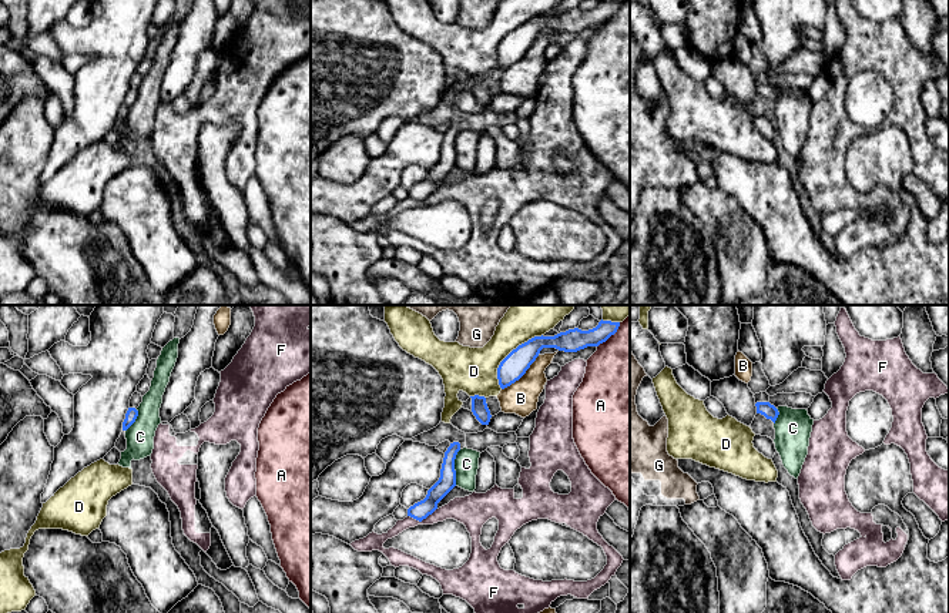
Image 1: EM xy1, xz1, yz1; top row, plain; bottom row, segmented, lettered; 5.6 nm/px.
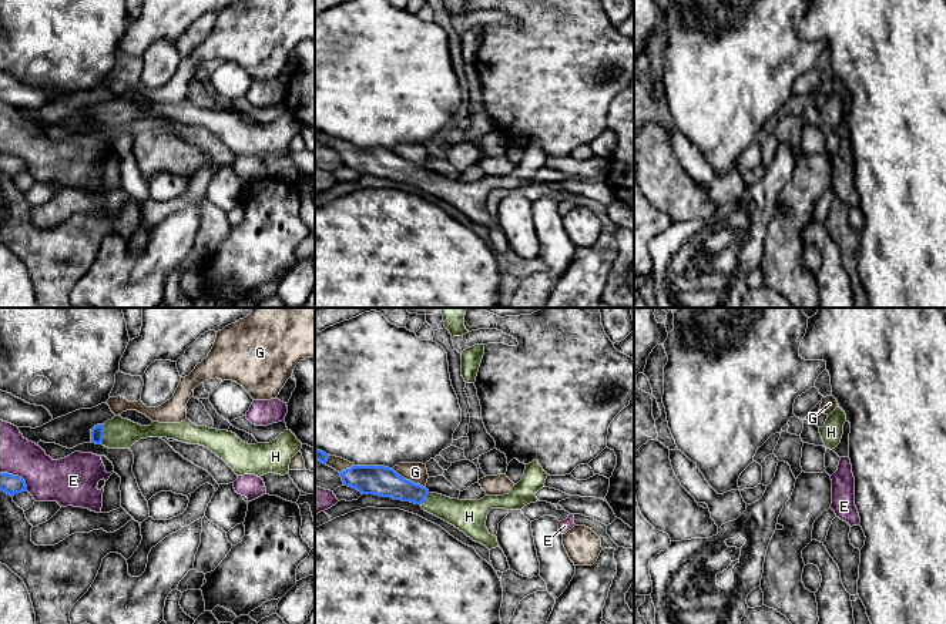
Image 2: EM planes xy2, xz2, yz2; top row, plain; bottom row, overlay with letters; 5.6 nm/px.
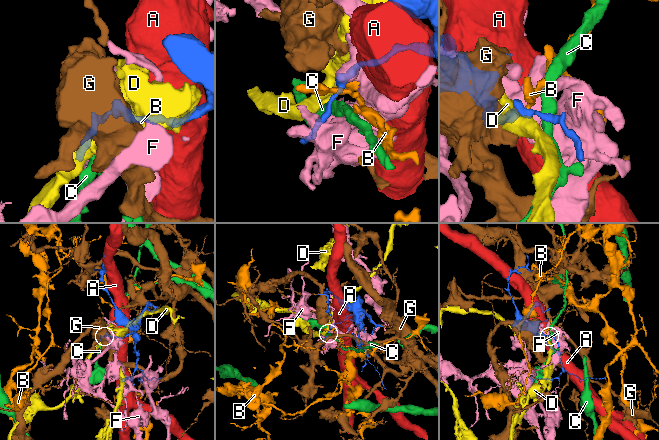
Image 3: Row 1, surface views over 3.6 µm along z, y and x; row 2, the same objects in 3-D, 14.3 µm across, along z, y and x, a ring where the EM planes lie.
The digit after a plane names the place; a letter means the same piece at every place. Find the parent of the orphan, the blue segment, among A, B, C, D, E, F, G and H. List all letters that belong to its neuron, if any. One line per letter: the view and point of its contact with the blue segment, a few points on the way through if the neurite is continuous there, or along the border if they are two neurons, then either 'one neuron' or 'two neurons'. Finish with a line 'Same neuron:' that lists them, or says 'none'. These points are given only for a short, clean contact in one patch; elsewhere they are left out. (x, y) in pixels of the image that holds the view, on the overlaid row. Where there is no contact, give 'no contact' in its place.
A: meets blue in xz1 at (610, 335); two neurons
B: meets blue in xz1 at (522, 375); two neurons
C: meets blue in xz1 at (453, 468); border along xz1 (460, 449), (455, 458), (455, 485); two neurons
D: meets blue in xz1 at (507, 355); two neurons
E: meets blue in xy2 at (17, 476); two neurons
F: meets blue in xz1 at (422, 519); two neurons
G: meets blue in xz2 at (409, 480); two neurons
H: meets blue in xy2 at (103, 435); runs through xy2 (97, 432), (103, 435), (118, 433); one neuron
Same neuron: H

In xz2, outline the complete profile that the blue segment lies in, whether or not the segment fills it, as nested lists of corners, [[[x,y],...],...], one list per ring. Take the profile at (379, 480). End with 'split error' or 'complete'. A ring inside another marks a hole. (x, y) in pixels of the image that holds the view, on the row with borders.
[[[537,460],[526,464],[521,480],[504,496],[484,496],[480,500],[450,499],[430,493],[426,487],[399,476],[385,466],[352,466],[341,472],[345,486],[356,489],[362,494],[390,497],[393,500],[420,504],[422,509],[463,531],[473,541],[489,550],[500,547],[497,537],[486,527],[492,509],[521,510],[530,503],[540,501],[536,493],[546,487],[547,473]]]; split error

